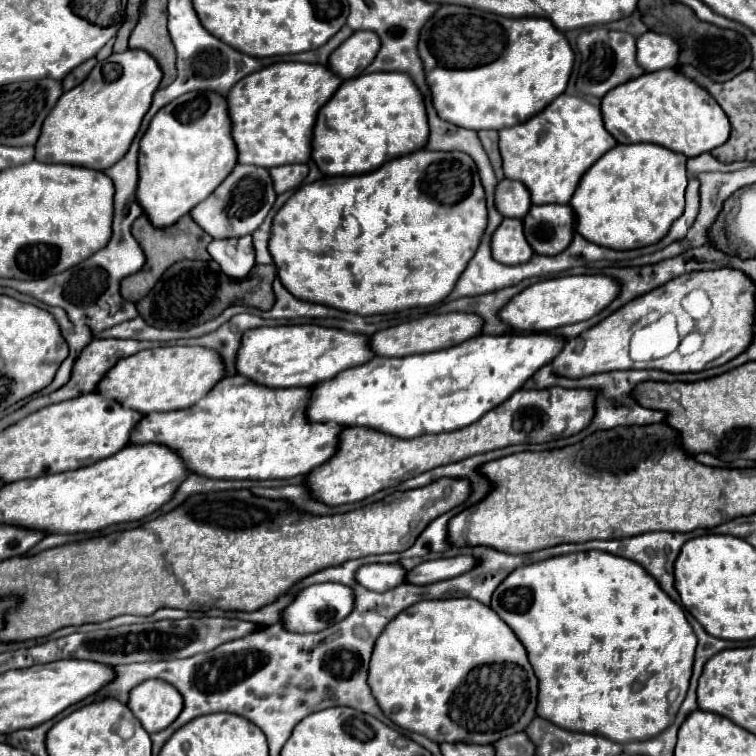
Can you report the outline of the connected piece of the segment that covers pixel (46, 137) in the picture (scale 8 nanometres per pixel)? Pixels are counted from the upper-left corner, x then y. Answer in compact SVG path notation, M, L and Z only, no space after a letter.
M143 49L113 53L97 63L89 77L63 93L55 109L45 119L41 137L35 145L35 159L45 163L81 165L97 171L109 169L129 151L153 95L161 83L157 61Z

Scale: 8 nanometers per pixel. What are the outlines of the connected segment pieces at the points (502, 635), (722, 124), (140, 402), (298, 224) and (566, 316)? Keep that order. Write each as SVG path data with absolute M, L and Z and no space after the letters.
M439 599L439 601L421 601L415 603L411 609L405 609L403 613L399 613L395 617L395 621L391 621L385 631L381 633L381 637L375 643L375 651L371 657L371 667L369 667L369 685L371 691L379 703L379 707L383 709L383 713L401 729L407 731L415 731L421 733L429 739L433 739L435 743L495 743L505 735L513 735L519 731L525 731L527 725L537 717L535 709L537 709L537 691L539 691L539 681L533 673L533 667L527 659L527 649L523 647L523 643L517 639L517 635L497 617L497 613L489 607L479 603L477 599Z
M679 69L643 73L611 89L601 101L601 113L605 129L619 143L657 143L685 157L713 151L717 145L723 145L731 133L731 123L711 93L687 79Z
M159 347L141 351L137 355L121 359L99 383L97 391L109 399L119 401L123 407L137 409L141 413L153 411L177 411L195 405L209 389L227 377L227 369L213 353L205 347Z
M421 149L403 157L397 157L393 161L387 161L379 169L365 173L365 175L343 175L343 177L323 177L315 183L301 185L289 201L277 211L273 219L273 235L269 239L269 251L273 255L273 261L277 265L277 273L281 277L281 283L293 293L297 299L321 303L327 307L335 307L349 313L359 315L377 315L377 313L395 313L405 311L413 307L427 307L443 301L455 287L457 279L465 271L467 263L475 255L481 237L487 229L487 203L485 203L485 189L481 185L481 177L477 171L475 161L461 151L429 151Z
M567 275L539 281L515 295L503 309L501 319L515 331L553 331L599 315L617 297L617 281L605 275Z

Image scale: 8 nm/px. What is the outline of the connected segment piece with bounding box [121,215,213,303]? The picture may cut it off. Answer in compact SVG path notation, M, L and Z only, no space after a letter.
M141 215L135 223L133 223L133 237L139 241L141 249L145 251L147 263L143 265L143 269L127 279L121 281L121 295L133 303L137 303L141 297L145 297L145 293L149 293L153 289L153 285L157 283L157 279L165 273L167 267L171 267L173 263L181 261L181 259L211 259L207 253L207 245L213 241L213 237L203 231L191 215L183 215L175 225L159 229L153 227L153 223L149 221L147 215Z

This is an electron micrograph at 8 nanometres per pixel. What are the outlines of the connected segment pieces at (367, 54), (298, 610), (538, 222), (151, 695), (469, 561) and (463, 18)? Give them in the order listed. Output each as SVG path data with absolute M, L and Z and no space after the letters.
M355 31L345 43L341 43L331 59L329 59L329 67L345 79L357 77L377 55L377 49L381 41L377 41L375 33L369 31Z
M317 583L303 589L283 611L289 631L315 633L343 621L353 611L353 589L347 585Z
M533 205L523 219L525 237L535 253L557 255L575 237L573 209L569 205Z
M149 679L133 689L129 709L147 733L157 733L167 729L179 717L183 697L173 685L161 679Z
M457 555L447 559L431 559L419 563L415 569L409 571L407 581L415 585L427 585L433 581L443 581L449 577L457 577L473 569L473 555Z
M443 5L421 29L419 55L425 65L427 83L433 93L437 115L465 129L505 129L525 123L529 117L555 101L569 85L575 53L561 31L541 17L509 19L495 13L461 5Z

